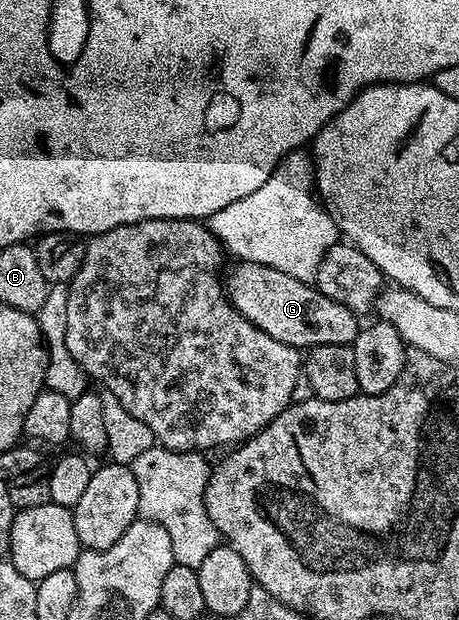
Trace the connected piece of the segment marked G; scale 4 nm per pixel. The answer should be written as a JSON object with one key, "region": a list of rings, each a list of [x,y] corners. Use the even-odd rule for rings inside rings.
{"region":[[[239,260],[224,277],[224,292],[227,301],[236,312],[243,313],[264,335],[280,339],[293,349],[305,351],[317,345],[353,346],[360,328],[359,314],[348,307],[328,299],[313,284],[292,279],[276,267]]]}

